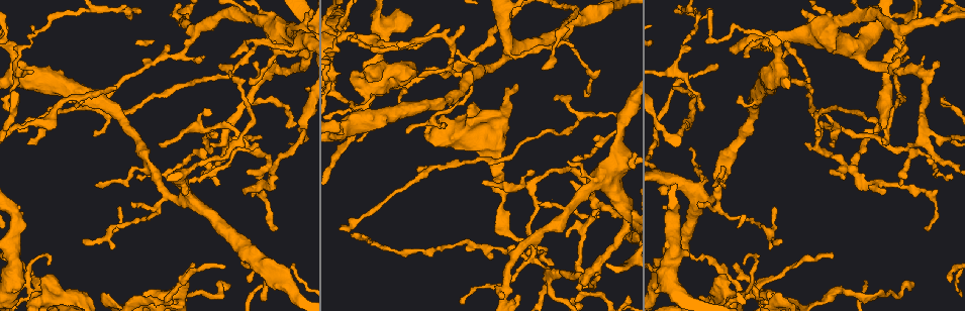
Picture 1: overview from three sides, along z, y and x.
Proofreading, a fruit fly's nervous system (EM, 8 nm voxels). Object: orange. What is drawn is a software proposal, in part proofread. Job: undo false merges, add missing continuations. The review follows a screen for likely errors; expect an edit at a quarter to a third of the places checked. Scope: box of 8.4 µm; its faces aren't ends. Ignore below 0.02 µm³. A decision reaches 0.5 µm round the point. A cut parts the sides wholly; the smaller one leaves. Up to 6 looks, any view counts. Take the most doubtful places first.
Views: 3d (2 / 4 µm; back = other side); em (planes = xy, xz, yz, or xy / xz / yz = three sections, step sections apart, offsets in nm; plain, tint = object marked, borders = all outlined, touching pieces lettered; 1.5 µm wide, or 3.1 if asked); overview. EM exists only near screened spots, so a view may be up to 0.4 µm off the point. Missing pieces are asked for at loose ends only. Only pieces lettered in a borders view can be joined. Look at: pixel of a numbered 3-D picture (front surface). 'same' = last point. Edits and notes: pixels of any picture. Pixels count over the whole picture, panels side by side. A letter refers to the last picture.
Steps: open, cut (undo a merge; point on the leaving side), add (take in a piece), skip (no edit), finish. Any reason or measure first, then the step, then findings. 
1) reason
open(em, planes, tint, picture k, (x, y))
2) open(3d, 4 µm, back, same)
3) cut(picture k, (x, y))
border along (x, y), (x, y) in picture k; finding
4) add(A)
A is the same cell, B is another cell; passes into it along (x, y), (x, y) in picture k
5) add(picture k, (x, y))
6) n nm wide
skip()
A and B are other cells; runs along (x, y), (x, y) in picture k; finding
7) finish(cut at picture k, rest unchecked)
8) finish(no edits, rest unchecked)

three arms meet
open(3d, 4 µm, picture 1, (855, 169))

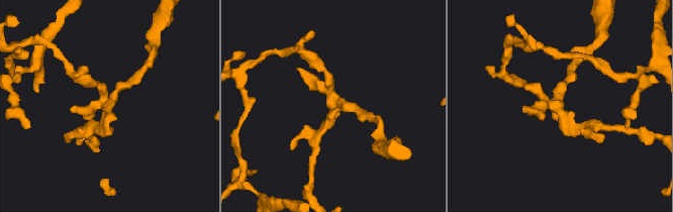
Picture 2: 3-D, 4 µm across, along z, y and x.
need the tissue
open(em, planes, tint, picture 2, (337, 102))

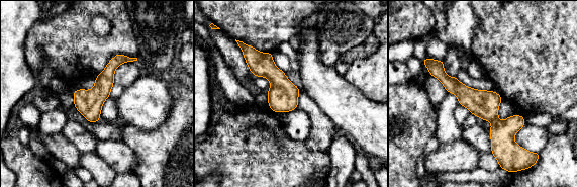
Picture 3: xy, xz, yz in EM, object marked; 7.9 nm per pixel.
what lies round it
open(em, planes, borders, same)

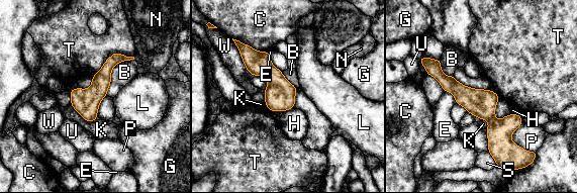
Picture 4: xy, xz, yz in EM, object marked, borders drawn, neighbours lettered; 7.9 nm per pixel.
skip()
B, C, E, G, H, K, L, N, P, S, T, U and W are other cells; continuous, no second neuron

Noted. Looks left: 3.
tapers out
open(3d, 2 µm, picture 1, (115, 89))

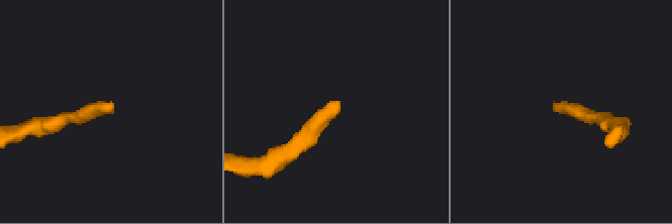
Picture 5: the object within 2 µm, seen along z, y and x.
open(em, planes, borders, picture 5, (110, 106))

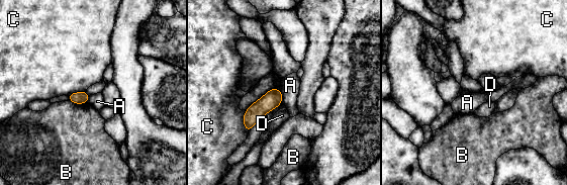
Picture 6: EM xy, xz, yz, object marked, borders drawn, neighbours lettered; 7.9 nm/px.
100 nm wide
skip()
A, B, C and D are other cells; none of them fits

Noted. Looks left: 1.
finish(no edits, rest unchecked)

